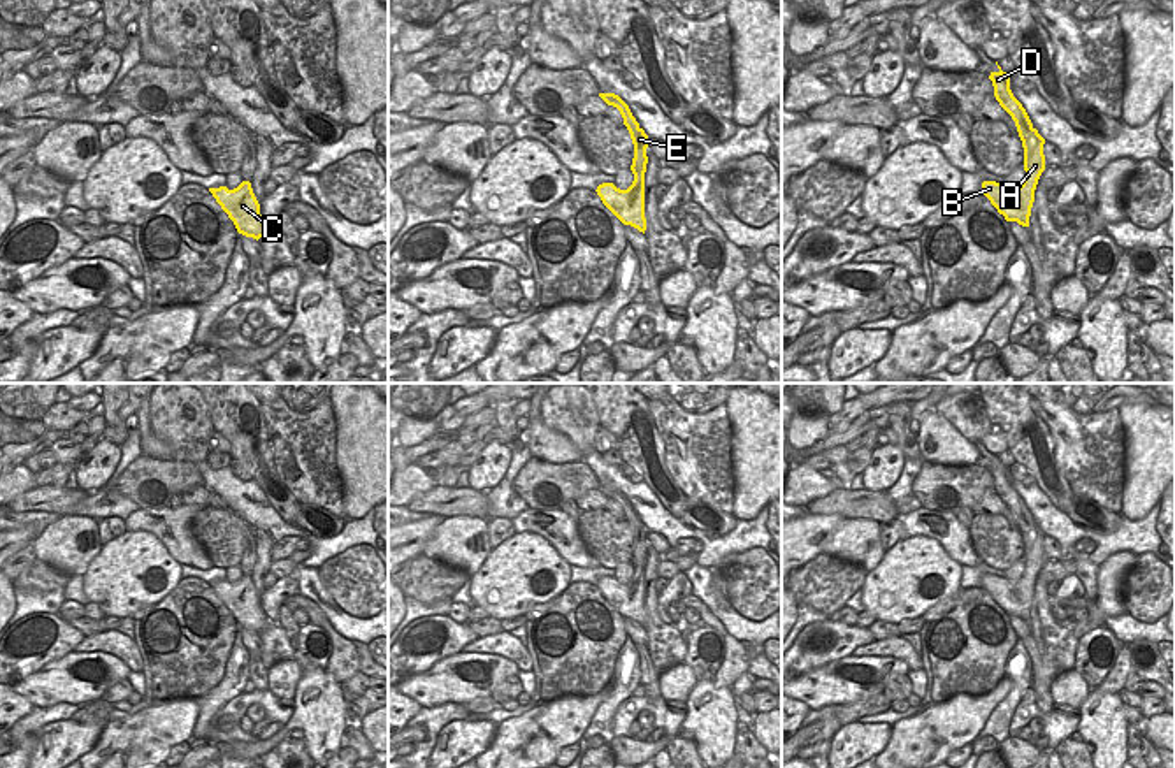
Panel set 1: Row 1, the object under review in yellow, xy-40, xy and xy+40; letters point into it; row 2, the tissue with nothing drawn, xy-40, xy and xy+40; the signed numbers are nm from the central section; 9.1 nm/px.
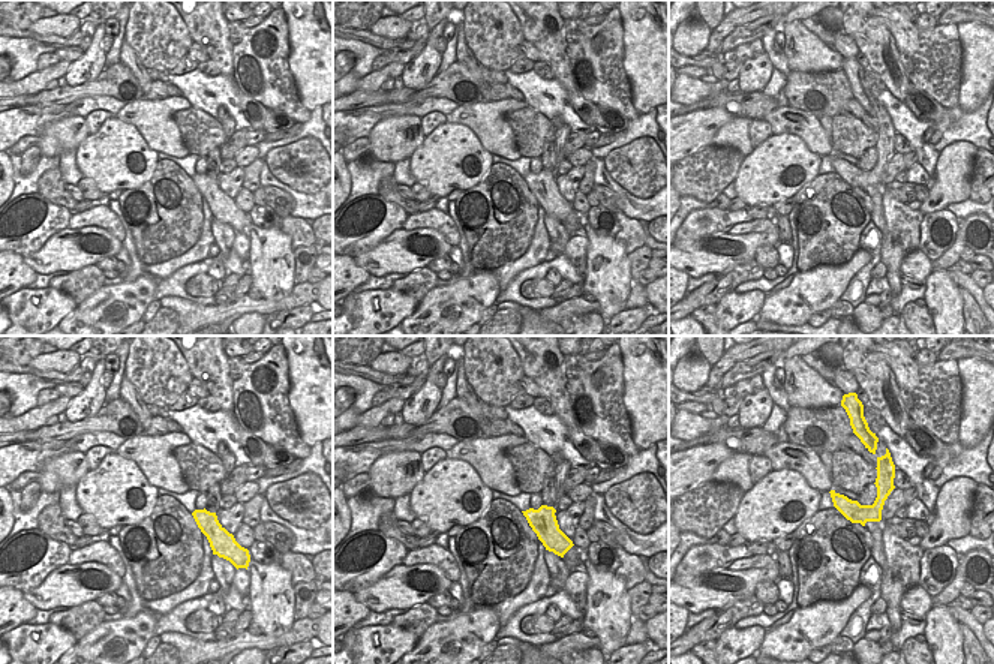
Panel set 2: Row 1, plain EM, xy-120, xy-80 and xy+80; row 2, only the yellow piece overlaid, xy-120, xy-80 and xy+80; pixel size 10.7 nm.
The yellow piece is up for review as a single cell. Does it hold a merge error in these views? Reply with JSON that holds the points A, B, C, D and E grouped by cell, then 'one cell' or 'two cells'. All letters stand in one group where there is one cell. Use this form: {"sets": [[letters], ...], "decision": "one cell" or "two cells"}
{"sets": [["A", "D", "E"], ["B", "C"]], "decision": "two cells"}

